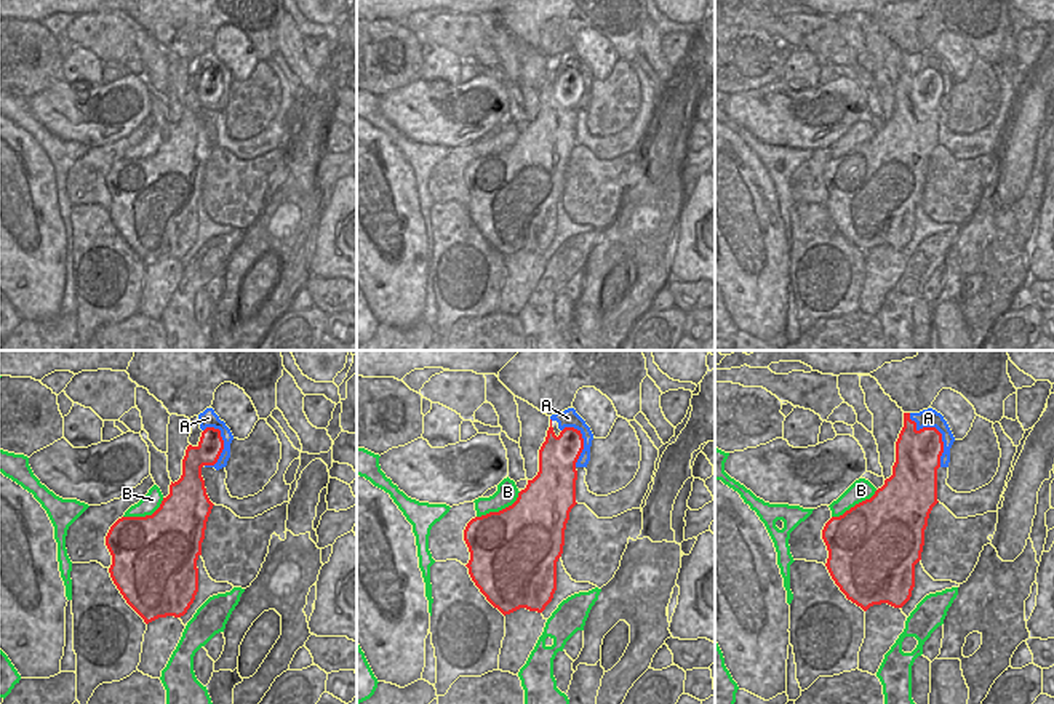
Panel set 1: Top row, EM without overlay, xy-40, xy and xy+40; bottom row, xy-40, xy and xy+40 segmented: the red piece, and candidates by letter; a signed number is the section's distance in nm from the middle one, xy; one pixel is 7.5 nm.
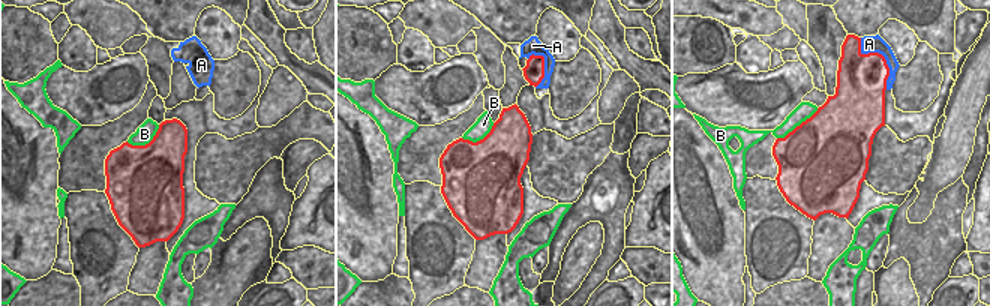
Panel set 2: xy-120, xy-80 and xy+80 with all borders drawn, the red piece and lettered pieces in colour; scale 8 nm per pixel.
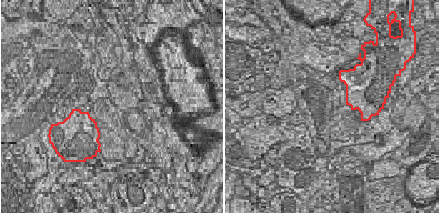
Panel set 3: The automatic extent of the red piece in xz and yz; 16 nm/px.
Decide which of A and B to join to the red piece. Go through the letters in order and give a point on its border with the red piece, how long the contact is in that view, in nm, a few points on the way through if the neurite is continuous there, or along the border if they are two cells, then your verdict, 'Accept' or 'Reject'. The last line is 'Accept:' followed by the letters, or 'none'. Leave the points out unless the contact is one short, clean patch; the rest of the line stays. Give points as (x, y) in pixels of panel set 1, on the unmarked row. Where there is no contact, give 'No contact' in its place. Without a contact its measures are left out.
A: Touches red at xy+40 (938, 72). Shared border 480 nm. Reject
B: Touches red at xy (499, 152). Shared border 380 nm. Reject
Accept: none.

